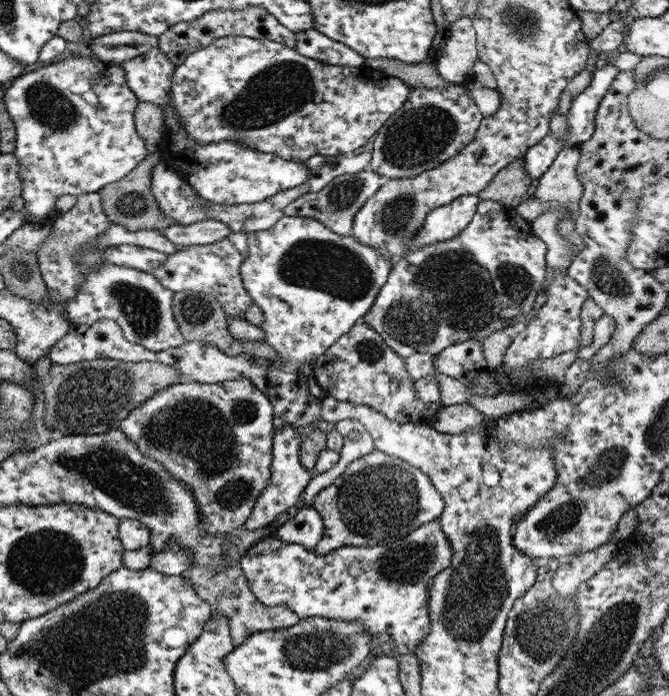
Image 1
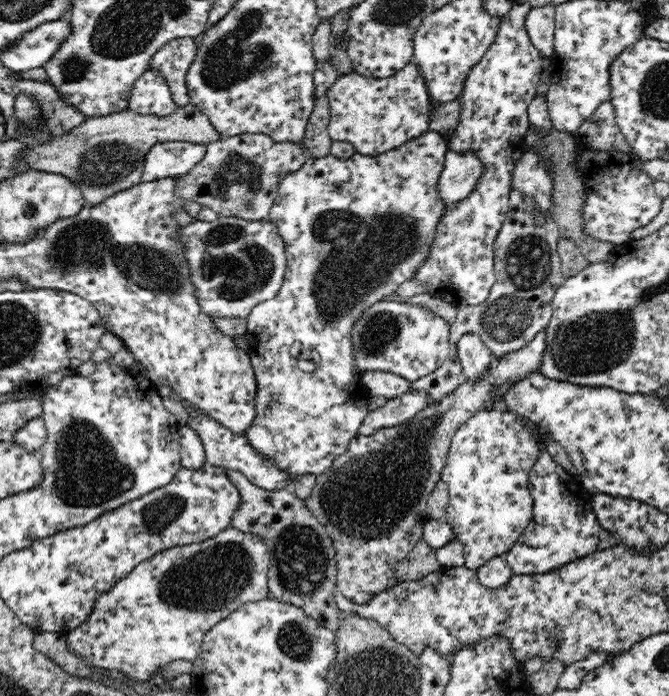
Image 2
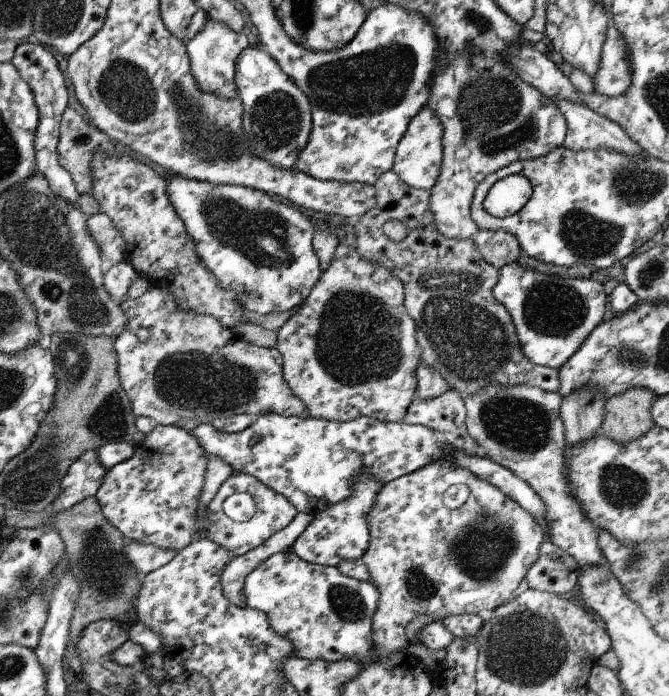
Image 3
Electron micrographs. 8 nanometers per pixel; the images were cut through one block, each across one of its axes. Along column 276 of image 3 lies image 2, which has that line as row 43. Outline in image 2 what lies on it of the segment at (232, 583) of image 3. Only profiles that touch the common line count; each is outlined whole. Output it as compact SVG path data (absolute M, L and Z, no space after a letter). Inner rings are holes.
M554 5L532 7L525 16L527 36L532 44L544 57L549 57L554 52L553 38L555 35Z

